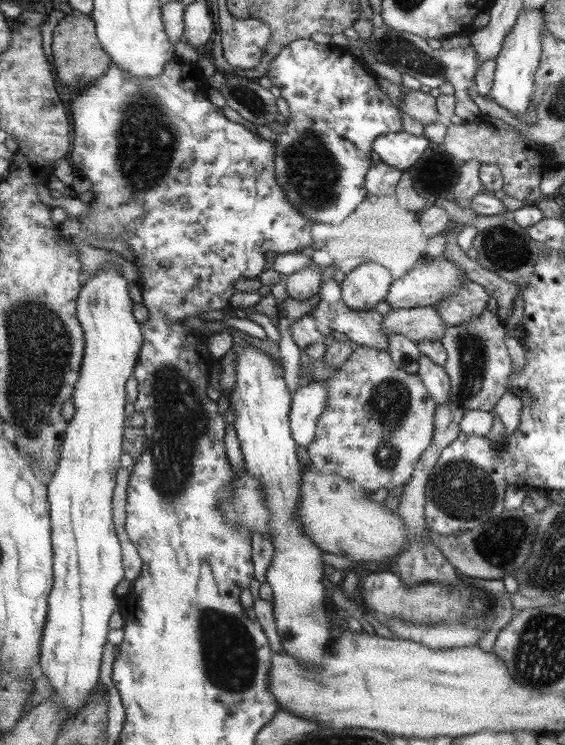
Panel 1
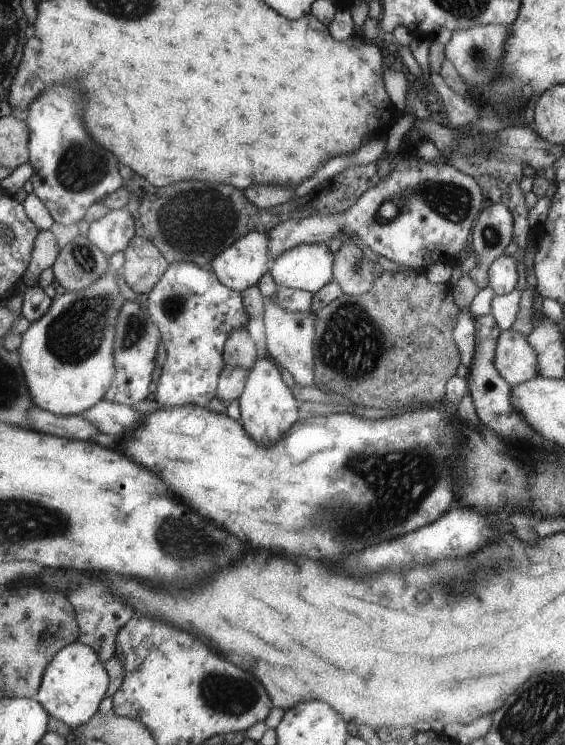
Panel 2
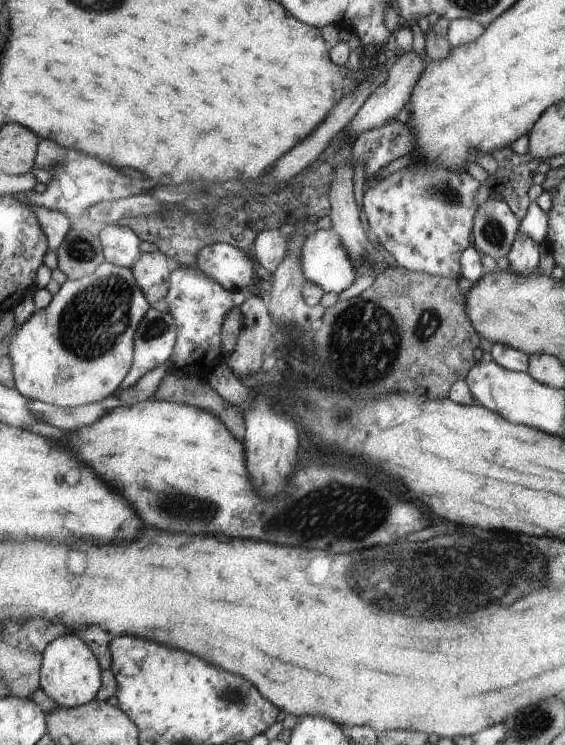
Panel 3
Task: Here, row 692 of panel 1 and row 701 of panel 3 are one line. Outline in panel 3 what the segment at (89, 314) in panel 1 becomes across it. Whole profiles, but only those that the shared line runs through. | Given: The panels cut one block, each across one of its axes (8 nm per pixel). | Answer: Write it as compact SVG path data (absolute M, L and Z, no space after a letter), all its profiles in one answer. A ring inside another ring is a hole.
M73 632L57 637L45 648L40 660L39 687L56 705L78 707L92 701L100 689L99 660L92 650Z

